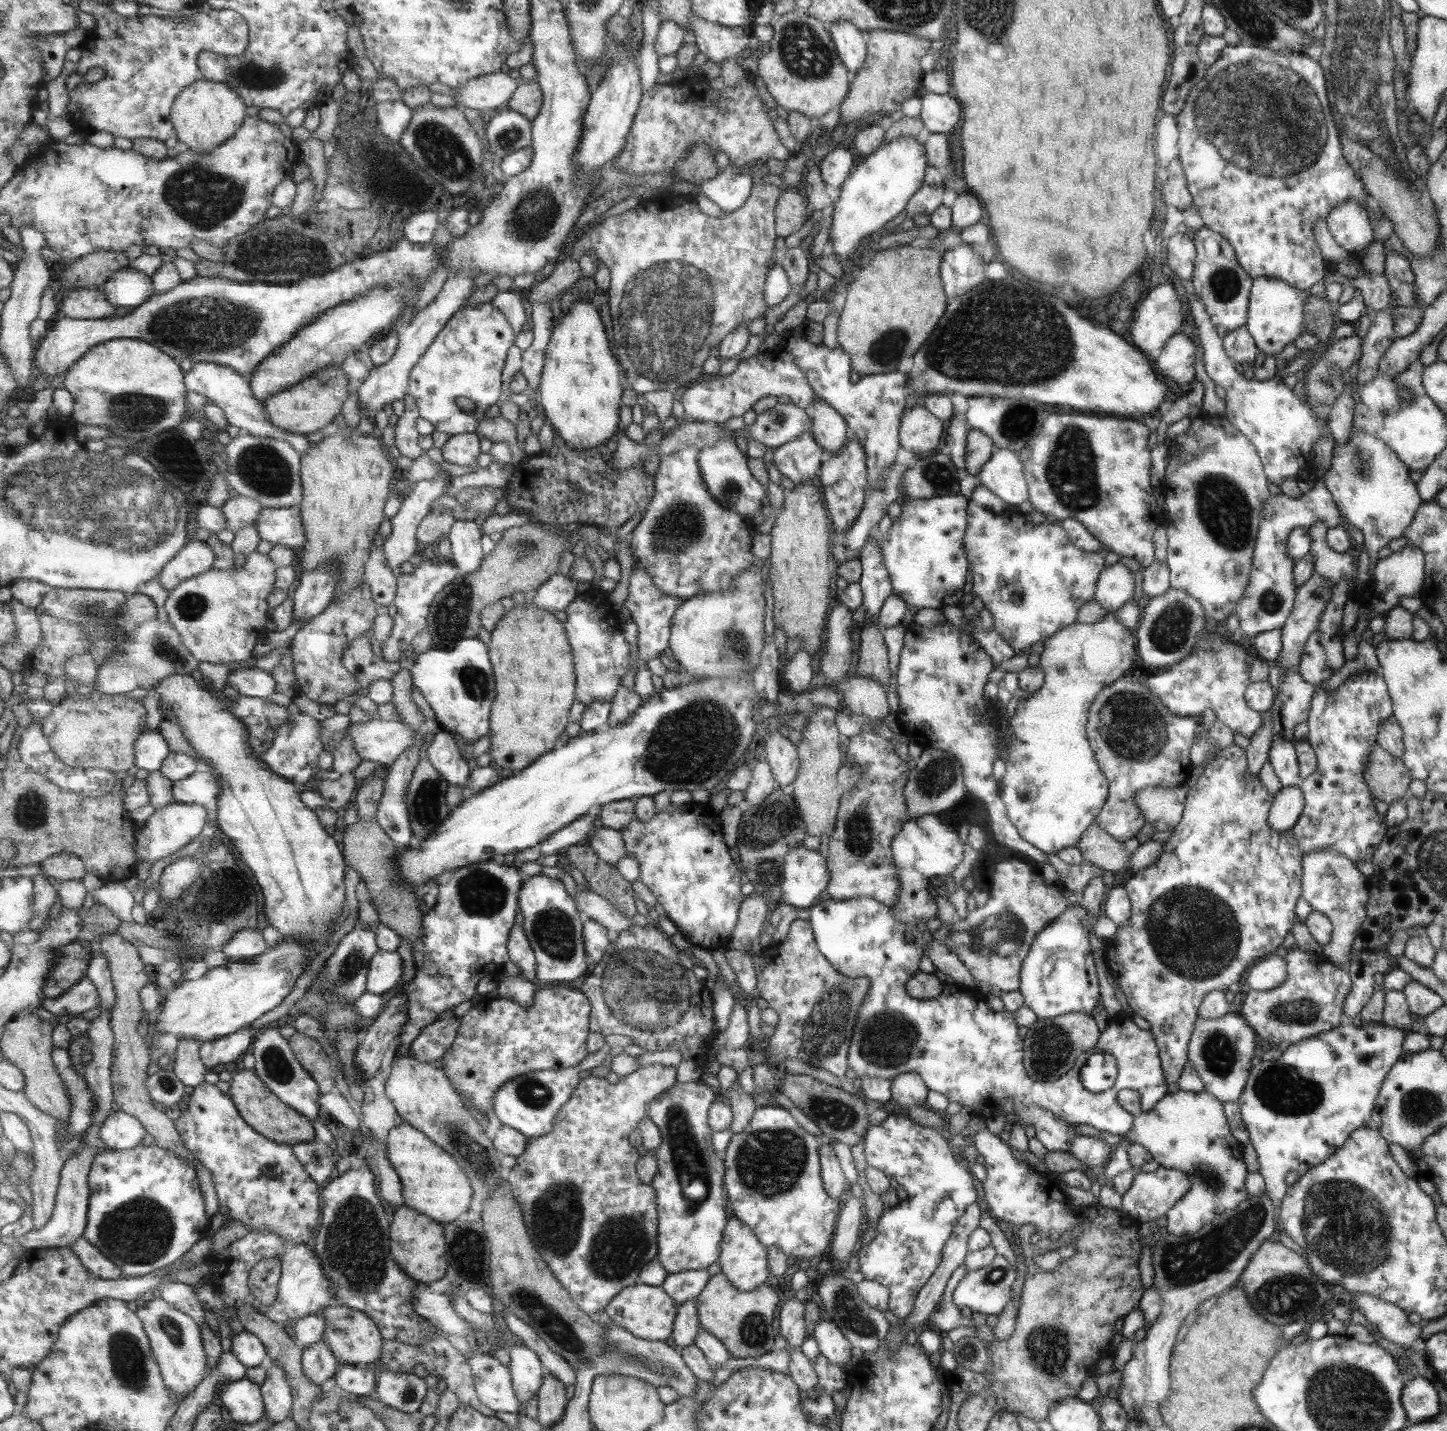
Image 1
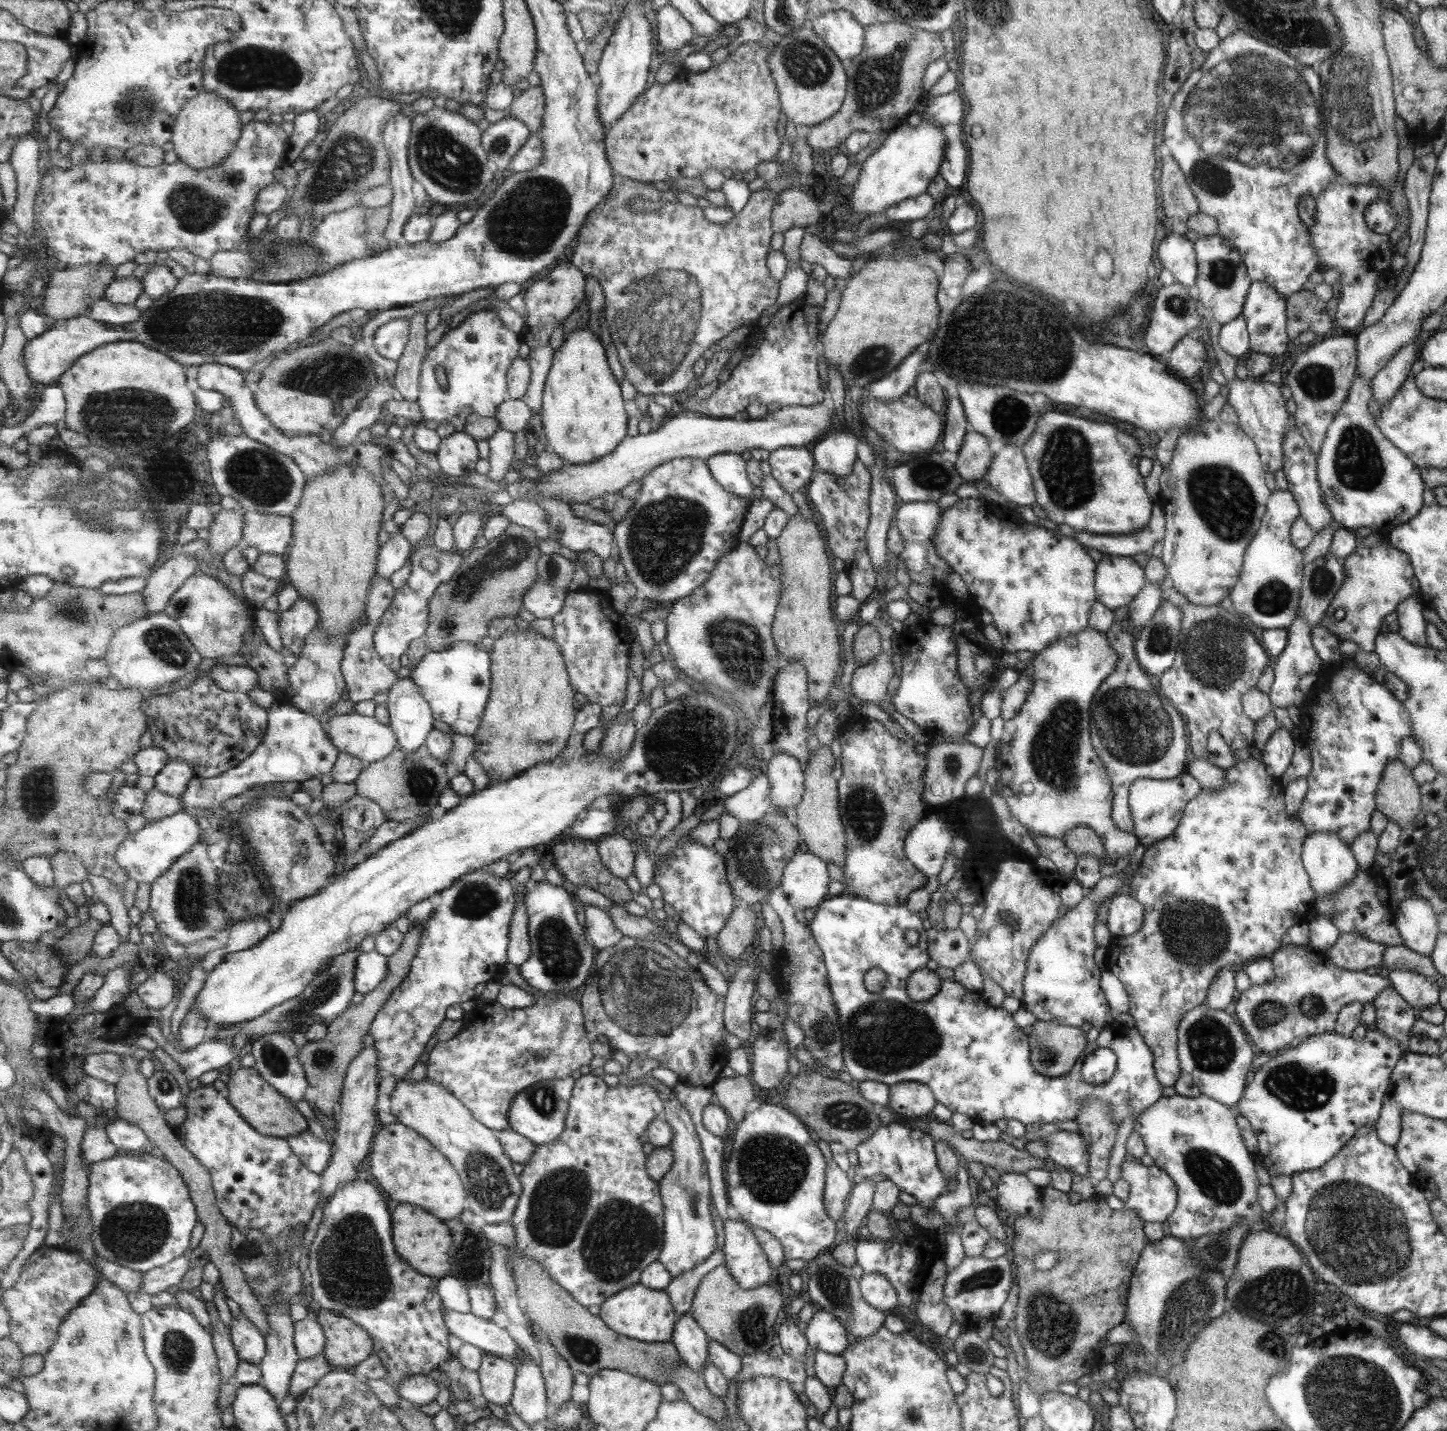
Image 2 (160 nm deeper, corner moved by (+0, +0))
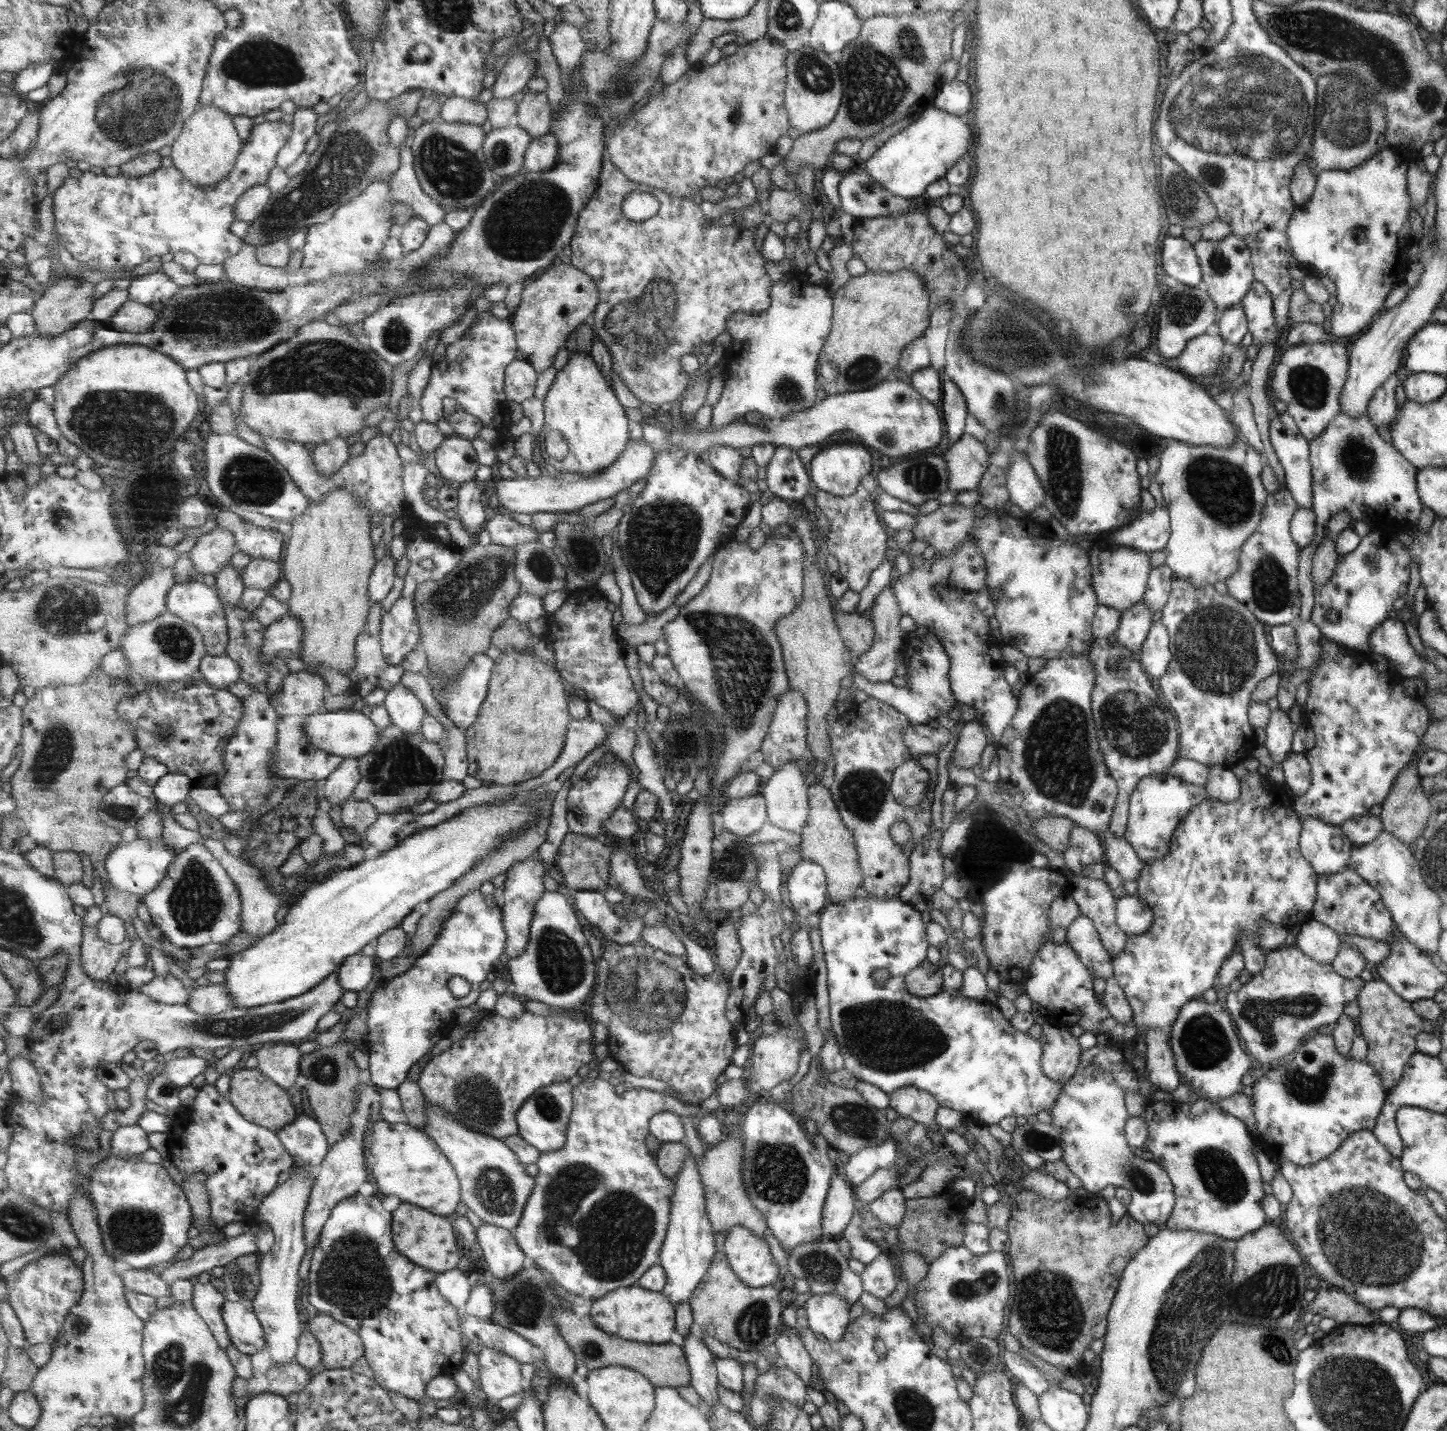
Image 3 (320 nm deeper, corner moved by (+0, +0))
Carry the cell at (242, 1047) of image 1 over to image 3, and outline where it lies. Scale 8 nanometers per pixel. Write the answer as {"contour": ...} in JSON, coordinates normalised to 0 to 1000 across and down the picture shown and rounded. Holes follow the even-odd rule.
{"contour":[[[117,739],[115,740],[113,747],[110,751],[116,753],[120,758],[128,760],[132,758],[134,753],[142,749],[143,741],[139,739]]]}

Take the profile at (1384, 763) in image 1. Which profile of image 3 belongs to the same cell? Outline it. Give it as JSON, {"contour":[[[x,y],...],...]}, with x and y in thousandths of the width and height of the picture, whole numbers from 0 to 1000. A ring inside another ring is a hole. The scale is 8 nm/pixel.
{"contour":[[[977,533],[972,535],[966,541],[963,549],[961,550],[961,555],[954,563],[954,567],[952,571],[955,574],[955,579],[961,582],[965,587],[972,590],[983,584],[985,575],[988,574],[989,563],[983,553],[980,537]]]}

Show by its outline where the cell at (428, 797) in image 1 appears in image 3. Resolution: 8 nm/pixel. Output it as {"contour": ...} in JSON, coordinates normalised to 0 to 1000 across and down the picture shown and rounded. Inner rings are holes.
{"contour":[[[271,505],[263,512],[261,521],[248,530],[250,544],[244,558],[258,561],[263,569],[285,567],[285,563],[296,558],[298,551],[308,545],[308,535],[303,519],[296,518],[291,509],[282,512]]]}

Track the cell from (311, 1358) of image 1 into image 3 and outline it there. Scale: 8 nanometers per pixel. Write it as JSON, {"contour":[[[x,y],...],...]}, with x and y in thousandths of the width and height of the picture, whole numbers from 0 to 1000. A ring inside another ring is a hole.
{"contour":[[[205,951],[202,952],[190,952],[186,957],[186,965],[187,969],[186,973],[189,973],[196,976],[200,974],[207,974],[216,964],[219,958],[212,958]]]}

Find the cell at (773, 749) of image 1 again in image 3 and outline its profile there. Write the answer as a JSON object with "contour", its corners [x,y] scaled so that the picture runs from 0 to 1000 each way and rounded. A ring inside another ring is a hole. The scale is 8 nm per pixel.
{"contour":[[[541,533],[531,545],[527,546],[525,552],[528,558],[530,574],[553,583],[558,571],[557,553],[558,546],[553,533]]]}

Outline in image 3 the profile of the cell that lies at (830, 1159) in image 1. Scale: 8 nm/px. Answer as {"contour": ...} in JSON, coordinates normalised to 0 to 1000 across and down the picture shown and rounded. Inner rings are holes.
{"contour":[[[580,822],[574,823],[574,832],[568,844],[568,865],[574,867],[576,864],[581,862],[588,849],[593,845],[588,827]]]}

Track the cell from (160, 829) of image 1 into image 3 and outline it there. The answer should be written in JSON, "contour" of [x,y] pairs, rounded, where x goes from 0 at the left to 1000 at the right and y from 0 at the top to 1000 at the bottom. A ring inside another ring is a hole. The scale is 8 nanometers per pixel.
{"contour":[[[113,584],[110,587],[94,586],[91,588],[84,588],[74,599],[75,616],[79,622],[81,622],[81,624],[86,623],[98,628],[106,624],[110,618],[113,616],[122,600],[122,597],[120,595],[120,593],[117,593],[115,590]]]}

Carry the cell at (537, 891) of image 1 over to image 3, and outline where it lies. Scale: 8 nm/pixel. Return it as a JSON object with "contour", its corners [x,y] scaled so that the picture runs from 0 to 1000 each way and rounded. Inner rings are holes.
{"contour":[[[377,623],[370,633],[370,642],[366,652],[366,662],[361,668],[355,669],[350,674],[355,687],[355,693],[364,698],[370,698],[381,706],[402,704],[413,686],[413,674],[410,672],[410,664],[397,639],[397,632],[386,623]]]}

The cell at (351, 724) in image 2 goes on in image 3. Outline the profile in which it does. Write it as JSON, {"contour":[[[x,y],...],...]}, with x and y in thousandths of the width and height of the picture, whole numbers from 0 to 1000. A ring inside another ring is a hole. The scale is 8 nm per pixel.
{"contour":[[[236,495],[232,498],[222,498],[212,501],[209,509],[212,514],[213,519],[218,523],[226,525],[227,527],[236,529],[249,530],[261,521],[263,510],[262,510],[256,500],[245,495]]]}

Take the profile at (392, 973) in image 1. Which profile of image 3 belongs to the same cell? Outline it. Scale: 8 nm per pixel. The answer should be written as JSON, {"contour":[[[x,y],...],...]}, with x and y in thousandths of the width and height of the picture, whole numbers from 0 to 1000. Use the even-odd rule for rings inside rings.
{"contour":[[[247,667],[238,670],[236,676],[234,677],[234,686],[238,692],[248,693],[251,692],[256,685],[258,685],[258,679],[259,679],[259,669],[251,668]]]}

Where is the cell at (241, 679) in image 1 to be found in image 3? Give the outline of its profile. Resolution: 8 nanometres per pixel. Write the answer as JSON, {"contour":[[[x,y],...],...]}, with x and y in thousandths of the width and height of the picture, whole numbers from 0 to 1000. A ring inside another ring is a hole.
{"contour":[[[144,457],[139,462],[138,470],[141,475],[149,481],[158,481],[162,477],[167,474],[167,467],[158,457],[153,458]]]}

